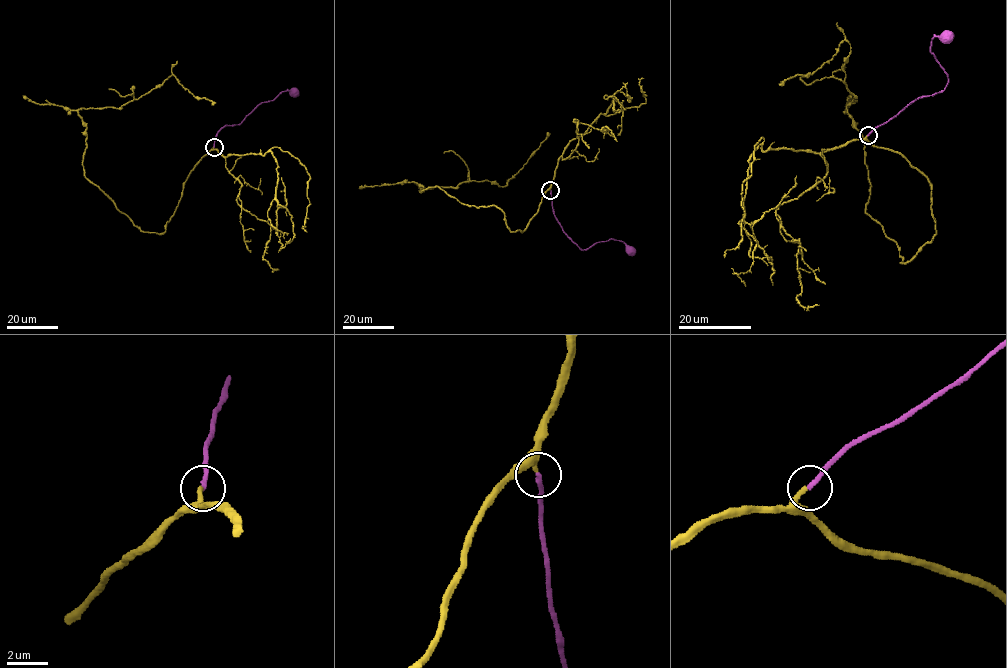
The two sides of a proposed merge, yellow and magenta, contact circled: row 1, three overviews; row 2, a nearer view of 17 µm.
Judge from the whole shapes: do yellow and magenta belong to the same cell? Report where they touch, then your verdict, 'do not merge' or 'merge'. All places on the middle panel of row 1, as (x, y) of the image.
(550, 190) | merge

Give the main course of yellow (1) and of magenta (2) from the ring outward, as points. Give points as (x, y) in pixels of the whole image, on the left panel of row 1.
1: (213, 147), (192, 169), (166, 231), (143, 232), (85, 176), (78, 114), (120, 108), (172, 74), (213, 105)
2: (213, 147), (218, 131), (225, 126), (239, 125), (258, 105), (287, 90), (293, 91)

